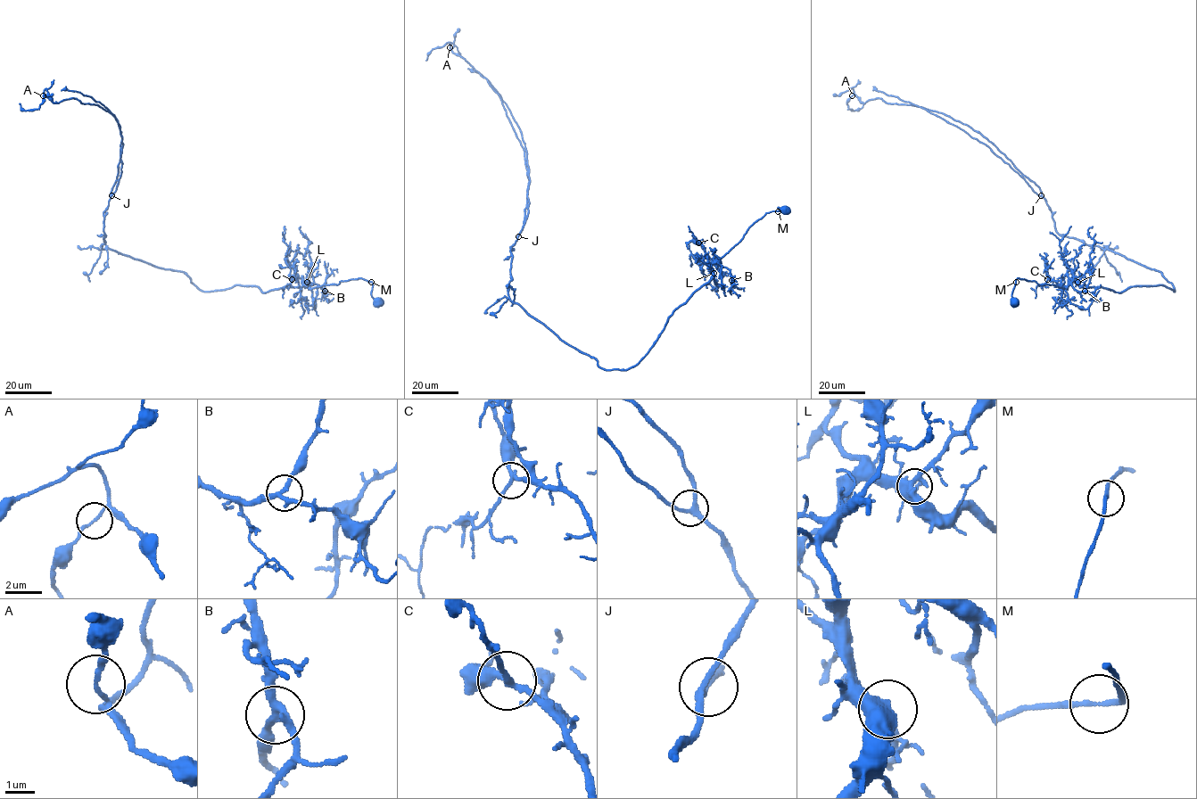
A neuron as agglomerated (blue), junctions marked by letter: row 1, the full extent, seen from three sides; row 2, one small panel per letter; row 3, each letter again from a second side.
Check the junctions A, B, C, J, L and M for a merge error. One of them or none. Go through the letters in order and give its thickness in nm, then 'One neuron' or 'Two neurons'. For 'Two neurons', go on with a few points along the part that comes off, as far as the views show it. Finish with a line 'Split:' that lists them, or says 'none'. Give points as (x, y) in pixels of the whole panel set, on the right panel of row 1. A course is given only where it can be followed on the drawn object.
A: Thickness 150 nm. One neuron
B: Thickness 260 nm. One neuron
C: Thickness 200 nm. One neuron
J: Thickness 220 nm. One neuron
L: Thickness 320 nm. One neuron
M: Thickness 170 nm. One neuron
Split: none

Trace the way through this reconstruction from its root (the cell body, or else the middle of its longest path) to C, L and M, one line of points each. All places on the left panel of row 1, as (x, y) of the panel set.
C: (377, 300), (371, 296), (372, 283), (361, 278), (311, 288), (303, 284), (301, 288), (297, 281), (292, 279)
L: (377, 300), (371, 296), (372, 283), (361, 278), (311, 288), (303, 281), (307, 282)
M: (377, 300), (371, 296), (371, 282)

